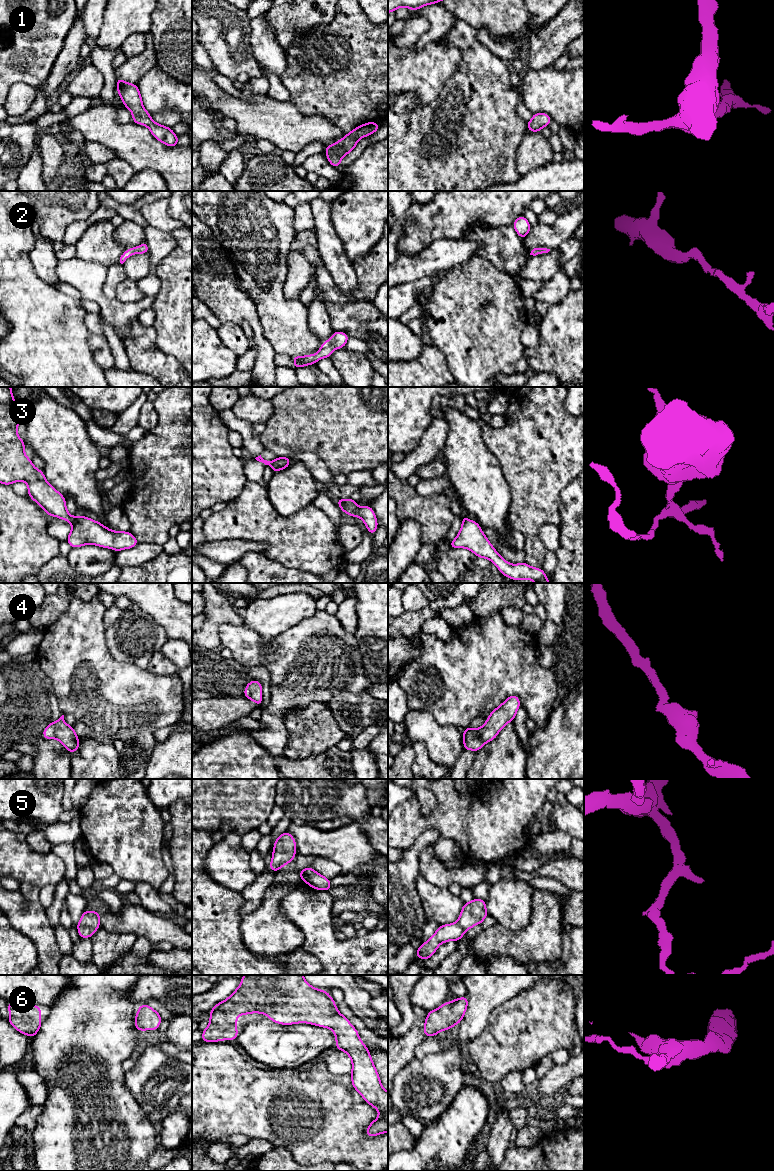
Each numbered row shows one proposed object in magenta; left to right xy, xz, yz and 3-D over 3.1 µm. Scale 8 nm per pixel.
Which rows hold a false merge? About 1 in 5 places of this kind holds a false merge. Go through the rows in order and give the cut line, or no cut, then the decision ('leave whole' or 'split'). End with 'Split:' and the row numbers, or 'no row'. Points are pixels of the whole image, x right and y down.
1: cut none; leave whole
2: cut none; leave whole
3: cut xy (75, 518), (72, 524); split
4: cut none; leave whole
5: cut none; leave whole
6: cut none; leave whole
Split: 3

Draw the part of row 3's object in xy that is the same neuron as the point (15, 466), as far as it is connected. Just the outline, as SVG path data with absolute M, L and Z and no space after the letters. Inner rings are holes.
M0 387L0 483L11 485L17 481L26 482L28 496L41 506L48 516L56 516L74 524L75 518L68 513L64 496L46 481L43 470L36 469L24 453L25 442L17 433L17 426L21 421L16 405L11 387Z

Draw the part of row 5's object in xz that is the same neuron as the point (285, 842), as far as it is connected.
M286 830L275 841L271 863L272 871L278 872L281 867L292 862L296 856L296 841Z

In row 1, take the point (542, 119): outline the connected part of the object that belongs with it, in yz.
M544 112L534 113L532 119L526 123L527 129L531 132L540 132L543 127L548 126L552 121L549 115Z

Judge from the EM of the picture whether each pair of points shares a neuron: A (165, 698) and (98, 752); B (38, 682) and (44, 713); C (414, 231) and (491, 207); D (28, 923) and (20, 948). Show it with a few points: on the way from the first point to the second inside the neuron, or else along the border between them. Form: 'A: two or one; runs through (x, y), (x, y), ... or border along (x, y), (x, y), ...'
A: two; border along (86, 737), (91, 737), (98, 742), (112, 744)
B: one; runs through (38, 690), (38, 705)
C: one; runs through (433, 221), (447, 216), (456, 207), (472, 207)
D: two; border along (10, 923), (30, 939), (35, 946), (37, 955)

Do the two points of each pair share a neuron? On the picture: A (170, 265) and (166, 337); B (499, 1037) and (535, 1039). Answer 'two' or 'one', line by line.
A: one
B: one

